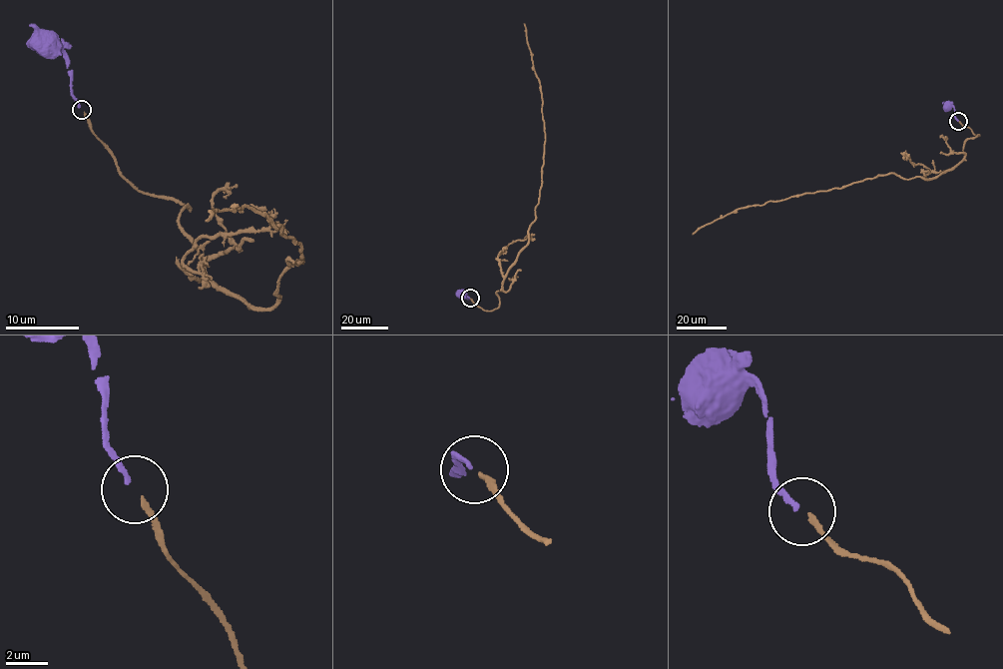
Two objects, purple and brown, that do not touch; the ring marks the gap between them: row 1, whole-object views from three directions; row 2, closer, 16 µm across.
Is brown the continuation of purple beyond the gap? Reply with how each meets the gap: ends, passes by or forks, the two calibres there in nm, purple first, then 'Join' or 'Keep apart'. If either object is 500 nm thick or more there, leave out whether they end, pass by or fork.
At the ring purple ends. At the ring brown ends. Thickness 200 nm (purple) against 200 nm. Keep apart

